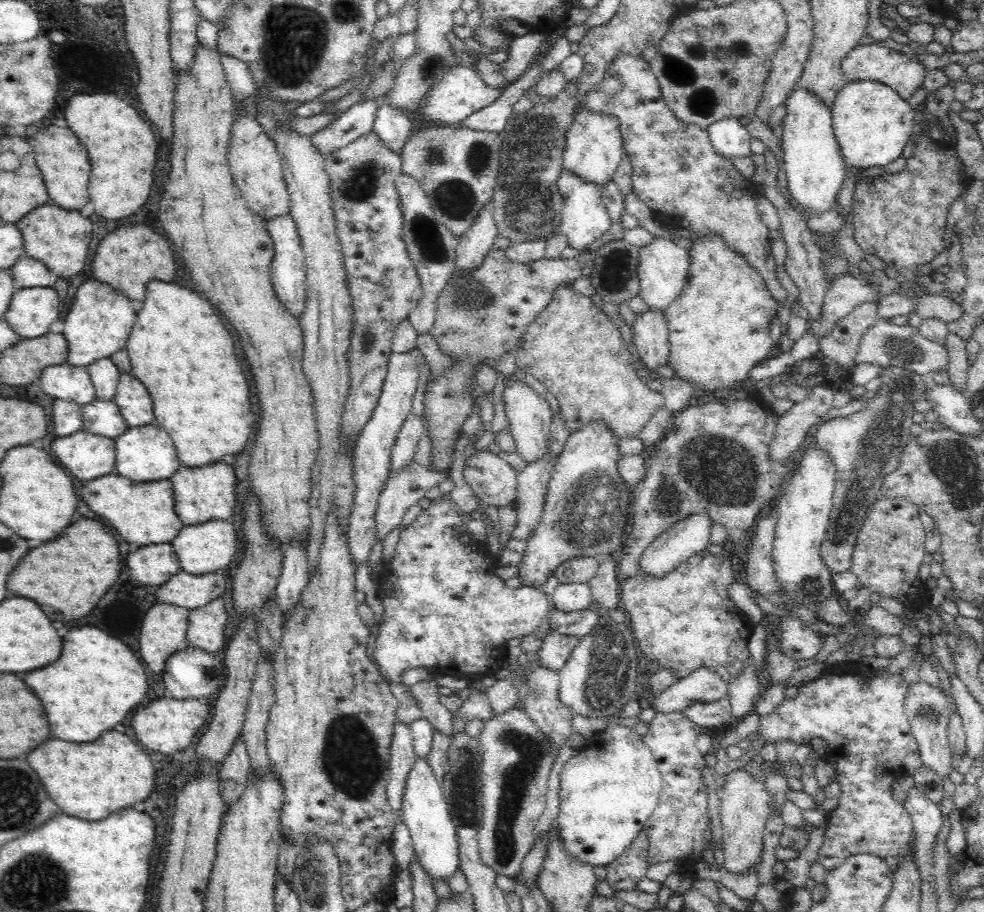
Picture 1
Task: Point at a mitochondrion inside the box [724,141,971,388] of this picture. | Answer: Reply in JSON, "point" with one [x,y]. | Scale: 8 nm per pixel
{"point":[900,348]}

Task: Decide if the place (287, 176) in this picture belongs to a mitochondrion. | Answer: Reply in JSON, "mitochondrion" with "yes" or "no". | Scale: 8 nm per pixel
{"mitochondrion":"no"}

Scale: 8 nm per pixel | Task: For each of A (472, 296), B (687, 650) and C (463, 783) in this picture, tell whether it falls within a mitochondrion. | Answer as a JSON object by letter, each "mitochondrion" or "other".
{"A":"mitochondrion","B":"other","C":"mitochondrion"}

